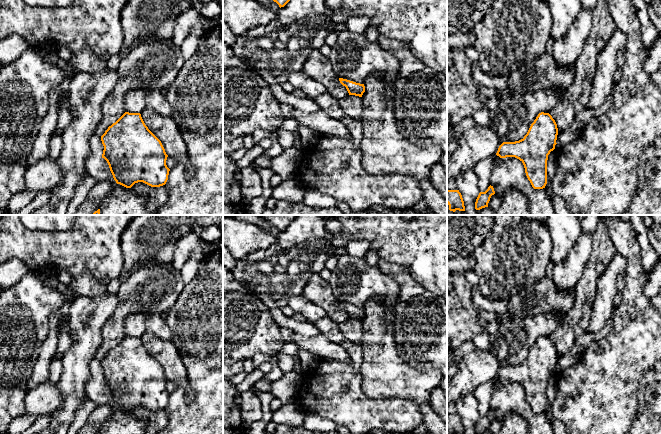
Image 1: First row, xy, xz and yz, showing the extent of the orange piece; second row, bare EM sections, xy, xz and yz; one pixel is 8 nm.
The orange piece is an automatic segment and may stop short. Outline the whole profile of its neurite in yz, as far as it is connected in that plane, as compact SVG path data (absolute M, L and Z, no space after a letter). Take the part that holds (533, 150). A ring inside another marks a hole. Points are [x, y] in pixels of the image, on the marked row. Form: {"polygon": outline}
{"polygon": "M541 112L531 124L523 139L503 142L496 153L500 158L515 157L525 168L525 173L534 189L543 189L547 184L548 155L555 149L558 128L549 113Z"}

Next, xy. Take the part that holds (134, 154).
{"polygon": "M125 112L101 136L104 146L102 158L110 168L114 180L126 188L143 182L151 187L166 184L170 169L166 165L168 155L161 141L145 125L140 113Z"}

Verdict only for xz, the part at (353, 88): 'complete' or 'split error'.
complete

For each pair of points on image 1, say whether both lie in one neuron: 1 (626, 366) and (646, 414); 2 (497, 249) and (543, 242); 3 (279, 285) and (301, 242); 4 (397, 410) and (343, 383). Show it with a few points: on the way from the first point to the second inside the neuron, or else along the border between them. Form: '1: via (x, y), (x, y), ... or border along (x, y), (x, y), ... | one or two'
1: border along (646, 372), (639, 384), (638, 412), (635, 417) | two
2: via (508, 249), (521, 249), (532, 242) | one
3: via (282, 274), (301, 253) | one
4: via (383, 410), (368, 410), (355, 397) | one

